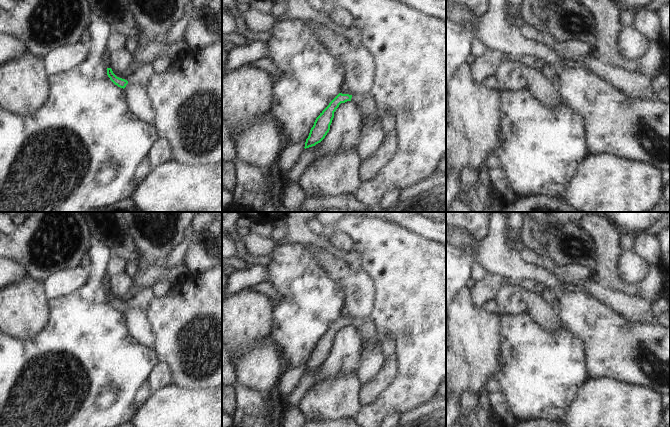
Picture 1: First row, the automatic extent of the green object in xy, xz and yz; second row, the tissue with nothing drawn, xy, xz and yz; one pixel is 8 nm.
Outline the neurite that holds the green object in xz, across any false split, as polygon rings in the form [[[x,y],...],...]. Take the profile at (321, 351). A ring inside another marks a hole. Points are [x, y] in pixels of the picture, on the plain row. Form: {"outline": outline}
{"outline": [[[370,316],[354,319],[339,317],[316,342],[314,349],[310,354],[309,360],[306,363],[305,373],[315,370],[325,362],[330,354],[330,349],[334,342],[334,336],[341,327],[345,327],[347,325],[352,325],[360,332],[362,341],[367,341],[378,335]]]}

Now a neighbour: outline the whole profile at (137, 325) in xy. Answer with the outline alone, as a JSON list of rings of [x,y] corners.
[[[127,308],[124,320],[128,334],[146,348],[151,348],[153,335],[146,319],[146,312],[140,308]]]

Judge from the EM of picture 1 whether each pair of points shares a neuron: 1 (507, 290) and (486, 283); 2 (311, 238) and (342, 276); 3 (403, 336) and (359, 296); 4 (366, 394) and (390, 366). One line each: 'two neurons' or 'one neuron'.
1: two neurons
2: two neurons
3: two neurons
4: one neuron

